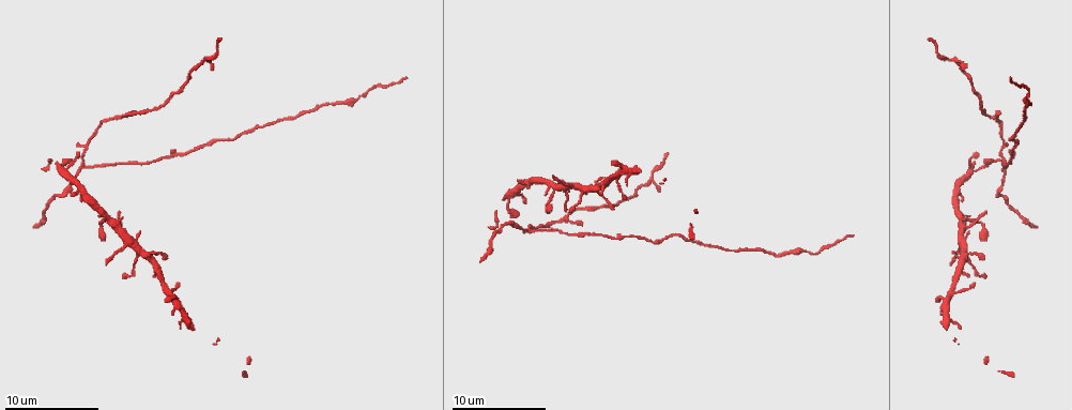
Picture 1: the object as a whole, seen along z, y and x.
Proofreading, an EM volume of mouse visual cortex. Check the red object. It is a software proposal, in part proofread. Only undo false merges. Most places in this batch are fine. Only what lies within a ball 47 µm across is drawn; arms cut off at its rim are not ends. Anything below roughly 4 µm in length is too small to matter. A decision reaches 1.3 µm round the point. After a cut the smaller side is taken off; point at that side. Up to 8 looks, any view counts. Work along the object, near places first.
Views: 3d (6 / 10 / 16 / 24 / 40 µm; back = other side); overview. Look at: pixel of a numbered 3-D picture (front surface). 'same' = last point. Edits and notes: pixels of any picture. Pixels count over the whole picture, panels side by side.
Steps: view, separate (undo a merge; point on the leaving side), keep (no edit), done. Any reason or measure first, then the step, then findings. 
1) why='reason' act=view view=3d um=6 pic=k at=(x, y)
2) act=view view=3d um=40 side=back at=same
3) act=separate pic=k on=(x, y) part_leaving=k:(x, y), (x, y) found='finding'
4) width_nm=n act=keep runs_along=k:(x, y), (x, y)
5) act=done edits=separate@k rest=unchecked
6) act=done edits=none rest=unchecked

why='thin neck' act=view view=3d um=16 pic=1 at=(283, 119)

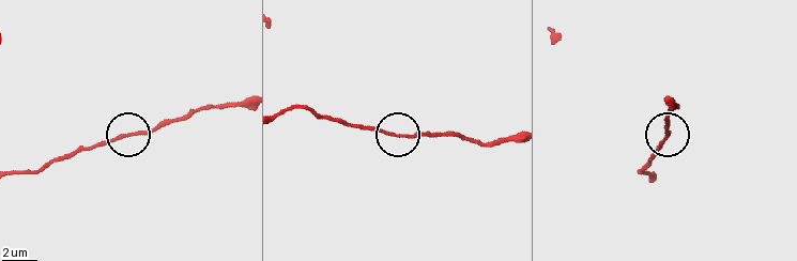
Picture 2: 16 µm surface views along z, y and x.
act=keep found='all the same neuron'

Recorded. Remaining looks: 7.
why='thick turns thin' act=view view=3d um=16 pic=1 at=(356, 100)

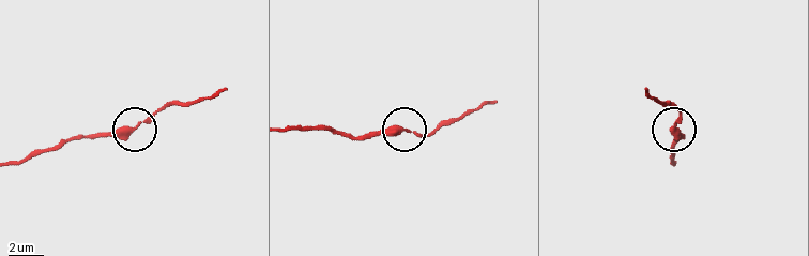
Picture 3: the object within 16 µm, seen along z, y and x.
why='from behind' act=view view=3d um=16 side=back pic=3 at=(674, 129)

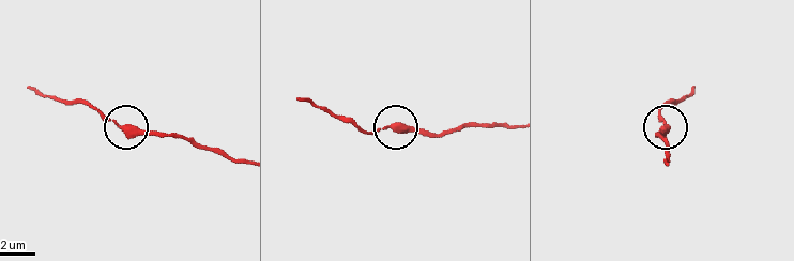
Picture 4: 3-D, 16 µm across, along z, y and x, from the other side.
act=keep runs_along=4:(513, 125), (466, 125), (444, 134), (387, 125), (364, 134) found='all the same neuron'

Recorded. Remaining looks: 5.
act=view view=3d um=10 pic=1 at=(628, 237)

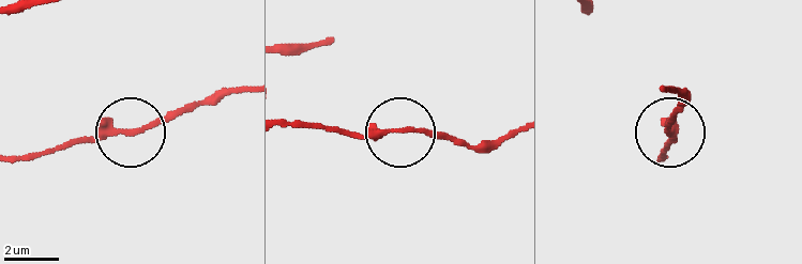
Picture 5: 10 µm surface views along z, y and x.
act=keep runs_along=5:(17, 158), (141, 130), (194, 110) found='all the same neuron'

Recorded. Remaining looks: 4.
why='side arm on a straight run' act=view view=3d um=10 pic=1 at=(530, 230)

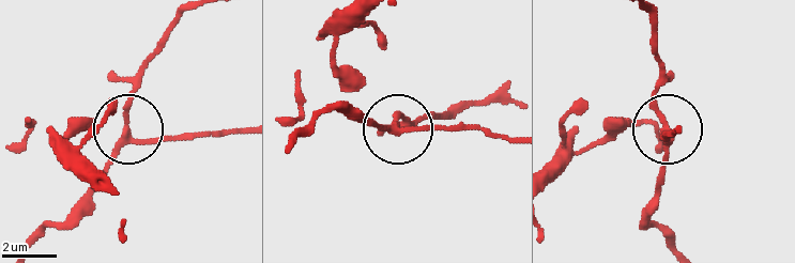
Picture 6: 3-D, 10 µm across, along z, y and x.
width_nm=210 act=keep runs_along=6:(664, 126), (655, 117), (609, 117) found='continuous, no second neuron'

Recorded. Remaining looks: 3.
act=done edits=none rest=unchecked

